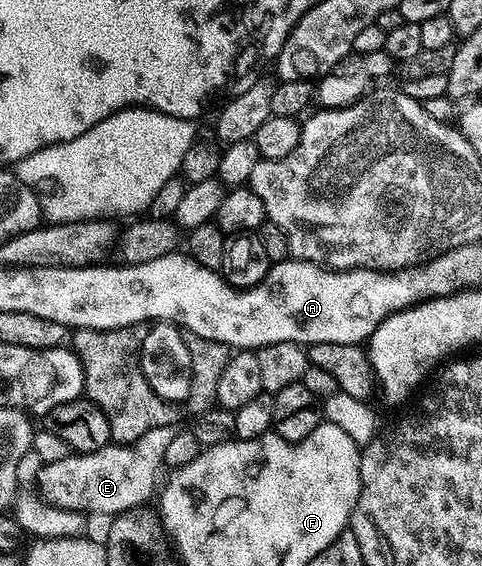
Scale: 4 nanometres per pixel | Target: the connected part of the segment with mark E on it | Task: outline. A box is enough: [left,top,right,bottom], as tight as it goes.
[38,423,179,518]

